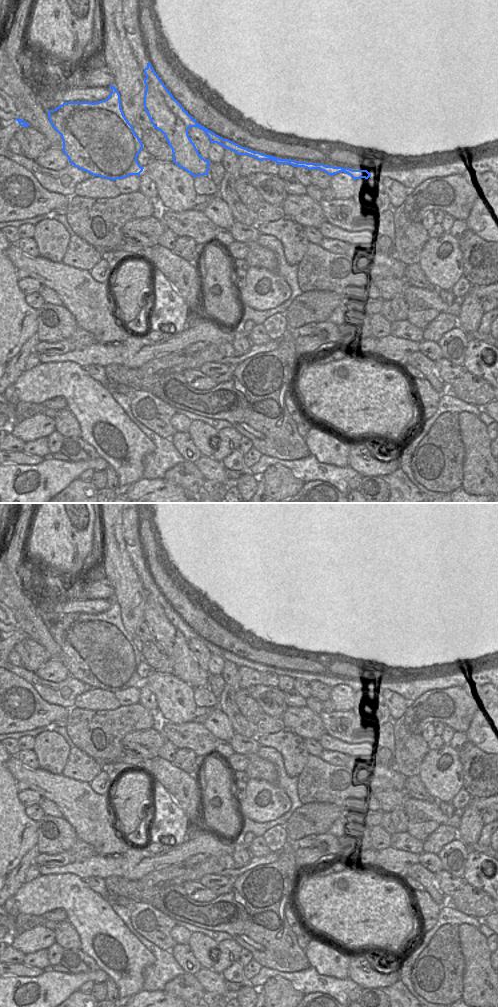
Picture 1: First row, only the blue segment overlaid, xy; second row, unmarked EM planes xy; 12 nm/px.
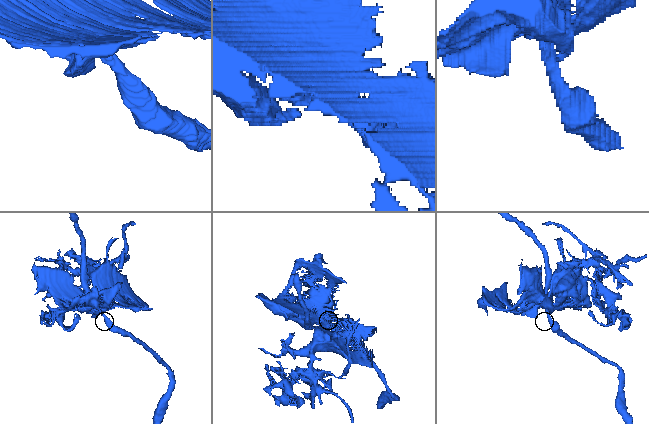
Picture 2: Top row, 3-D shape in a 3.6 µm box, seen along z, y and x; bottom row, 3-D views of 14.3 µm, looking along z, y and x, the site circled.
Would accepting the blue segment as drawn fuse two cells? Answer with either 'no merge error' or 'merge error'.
merge error

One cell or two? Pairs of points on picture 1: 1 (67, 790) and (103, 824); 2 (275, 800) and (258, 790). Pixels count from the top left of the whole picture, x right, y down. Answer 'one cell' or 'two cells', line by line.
1: one cell
2: one cell

